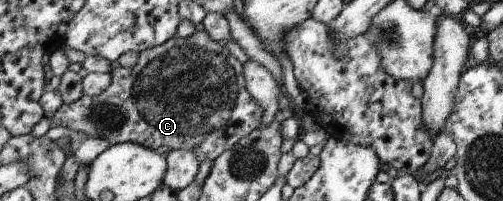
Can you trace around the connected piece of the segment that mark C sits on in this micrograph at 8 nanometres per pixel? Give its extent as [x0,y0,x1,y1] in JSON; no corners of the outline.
[50,31,263,163]

